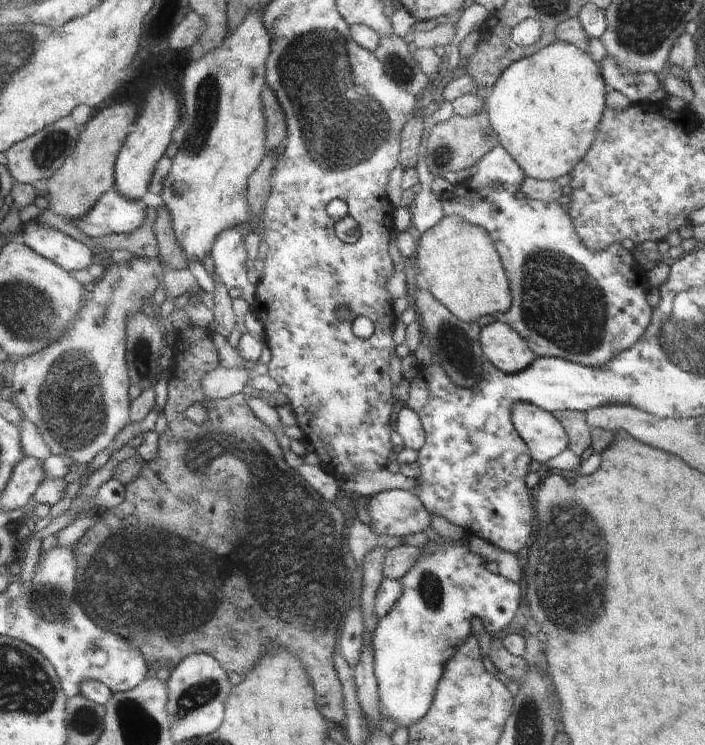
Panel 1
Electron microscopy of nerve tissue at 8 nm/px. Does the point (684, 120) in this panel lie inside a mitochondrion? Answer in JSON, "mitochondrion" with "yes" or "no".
{"mitochondrion":"no"}

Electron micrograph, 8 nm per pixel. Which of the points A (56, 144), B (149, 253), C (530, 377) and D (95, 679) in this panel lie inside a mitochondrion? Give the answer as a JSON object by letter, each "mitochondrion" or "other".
{"A":"mitochondrion","B":"other","C":"other","D":"other"}

